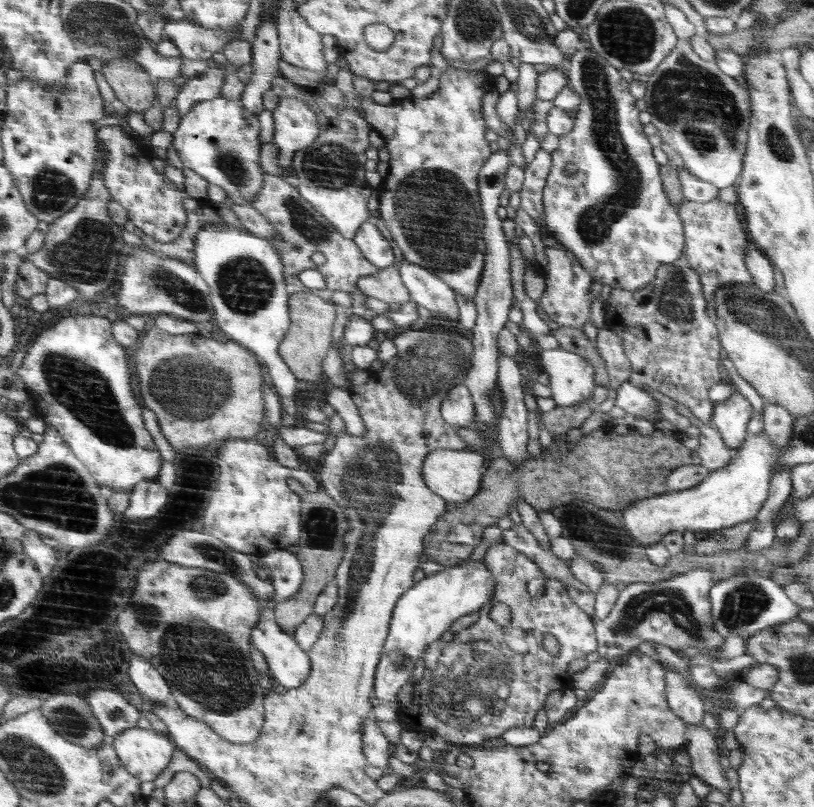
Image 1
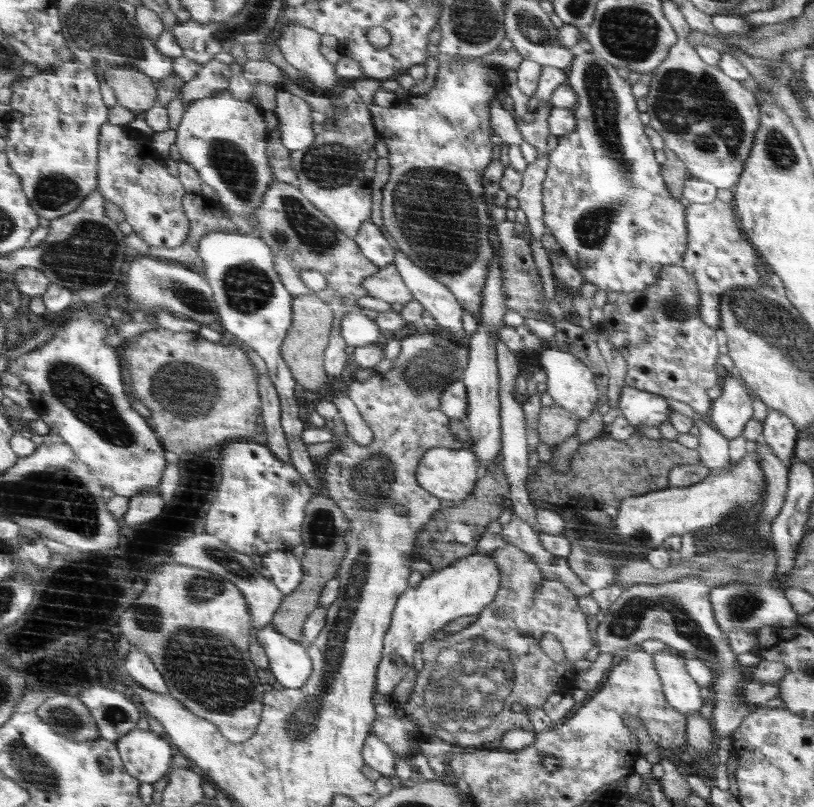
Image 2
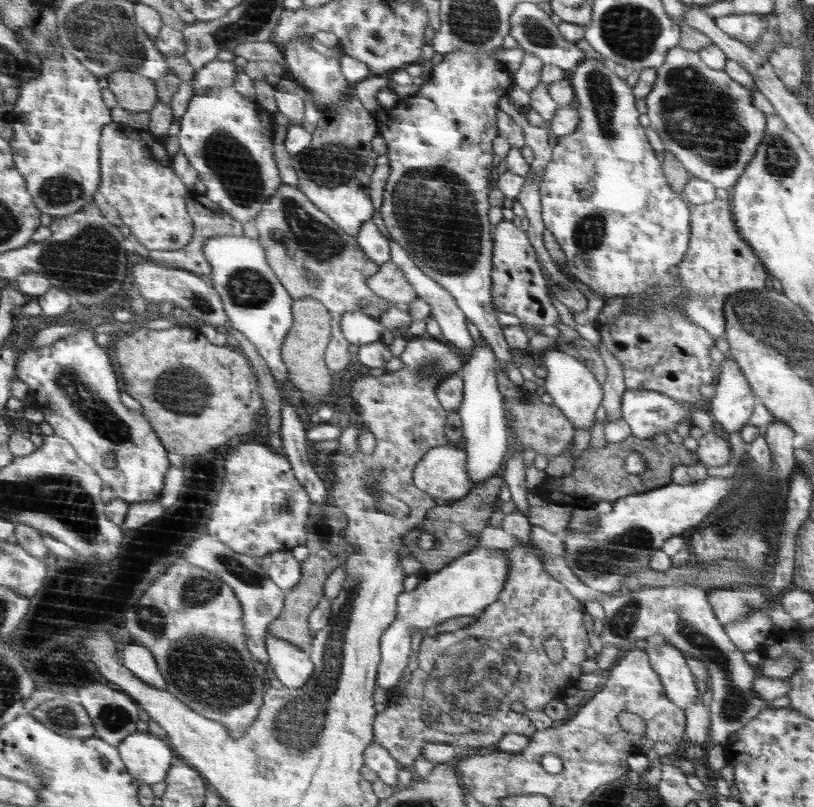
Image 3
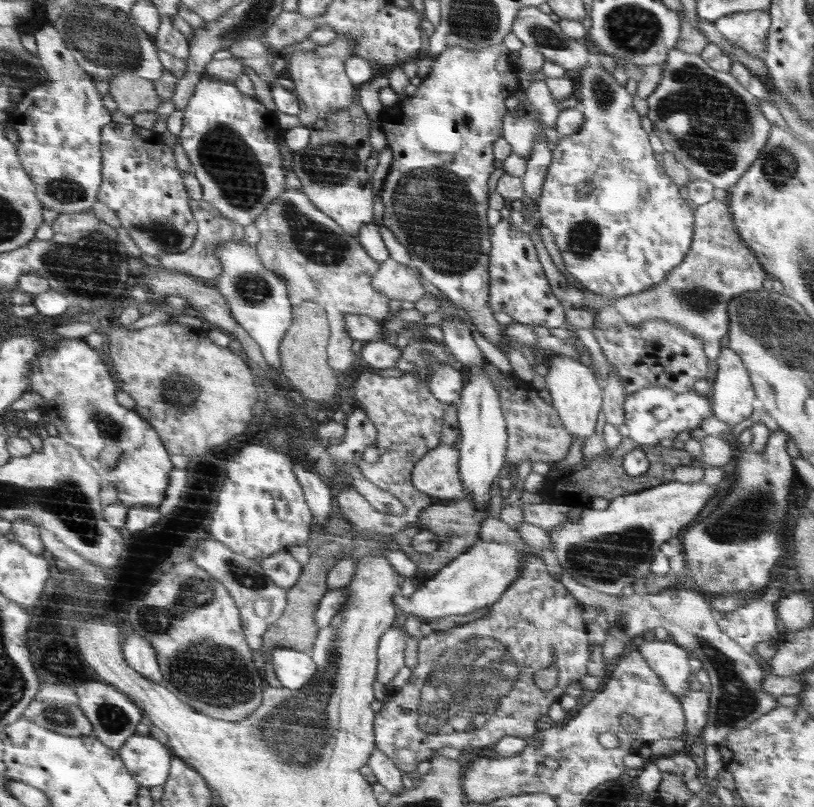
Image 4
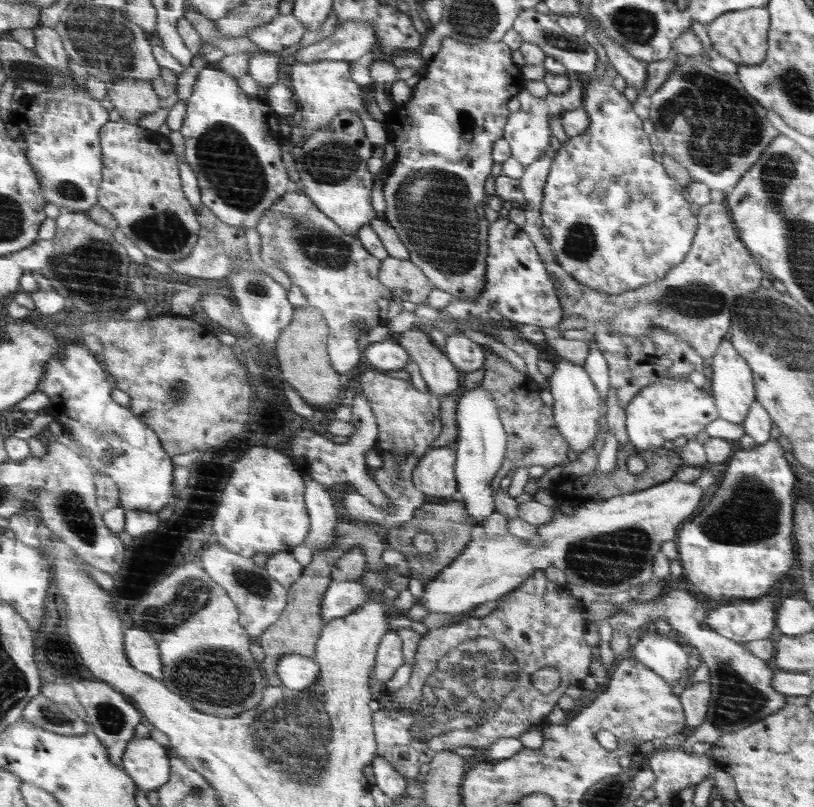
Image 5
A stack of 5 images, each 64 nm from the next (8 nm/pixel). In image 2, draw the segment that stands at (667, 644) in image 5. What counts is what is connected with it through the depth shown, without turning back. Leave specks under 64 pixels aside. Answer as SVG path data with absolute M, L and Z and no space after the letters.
M667 647L654 655L653 663L663 685L666 702L689 717L693 712L699 712L703 700L700 697L700 686L686 671L686 657Z

